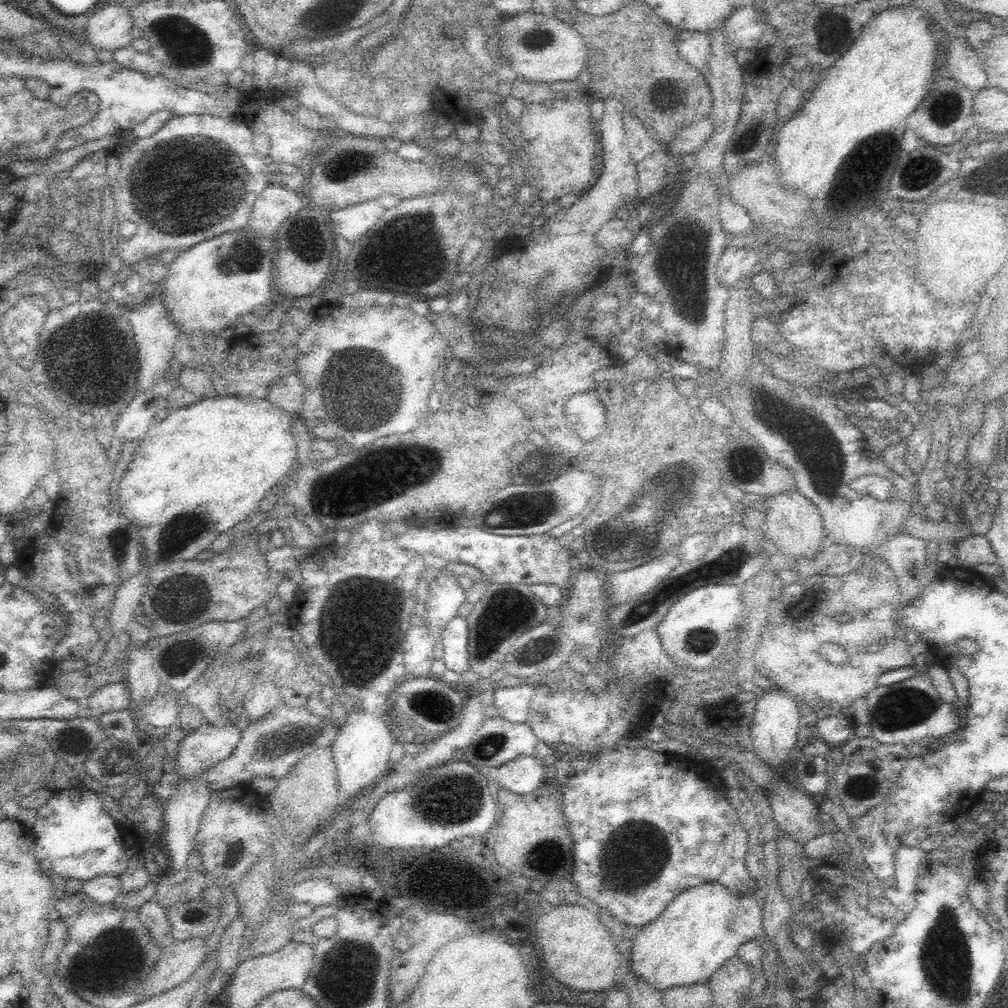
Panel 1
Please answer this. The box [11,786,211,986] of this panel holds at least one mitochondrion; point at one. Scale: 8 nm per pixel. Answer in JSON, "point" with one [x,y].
{"point":[100,960]}

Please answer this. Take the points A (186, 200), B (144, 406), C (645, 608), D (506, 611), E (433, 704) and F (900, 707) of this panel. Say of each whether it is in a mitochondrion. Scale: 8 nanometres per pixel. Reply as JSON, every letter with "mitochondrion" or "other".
{"A":"mitochondrion","B":"other","C":"mitochondrion","D":"mitochondrion","E":"mitochondrion","F":"mitochondrion"}

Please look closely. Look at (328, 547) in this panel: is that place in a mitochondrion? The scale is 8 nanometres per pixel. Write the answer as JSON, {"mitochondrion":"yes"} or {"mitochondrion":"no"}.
{"mitochondrion":"no"}

